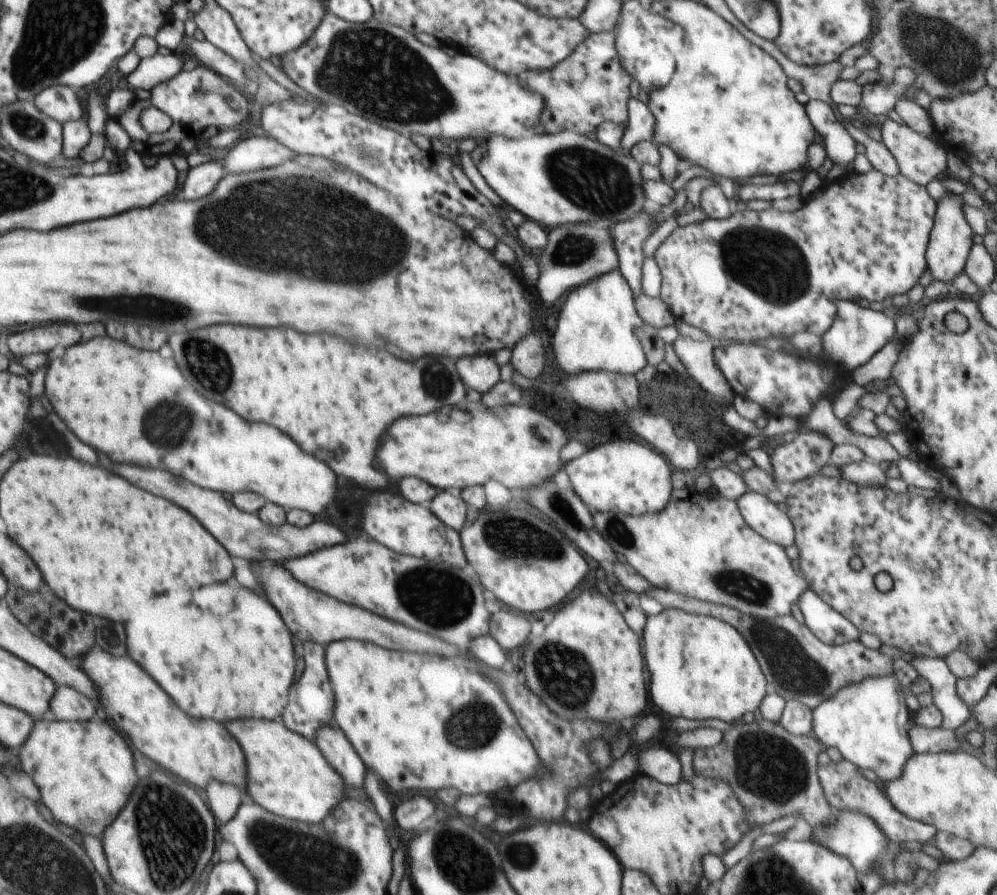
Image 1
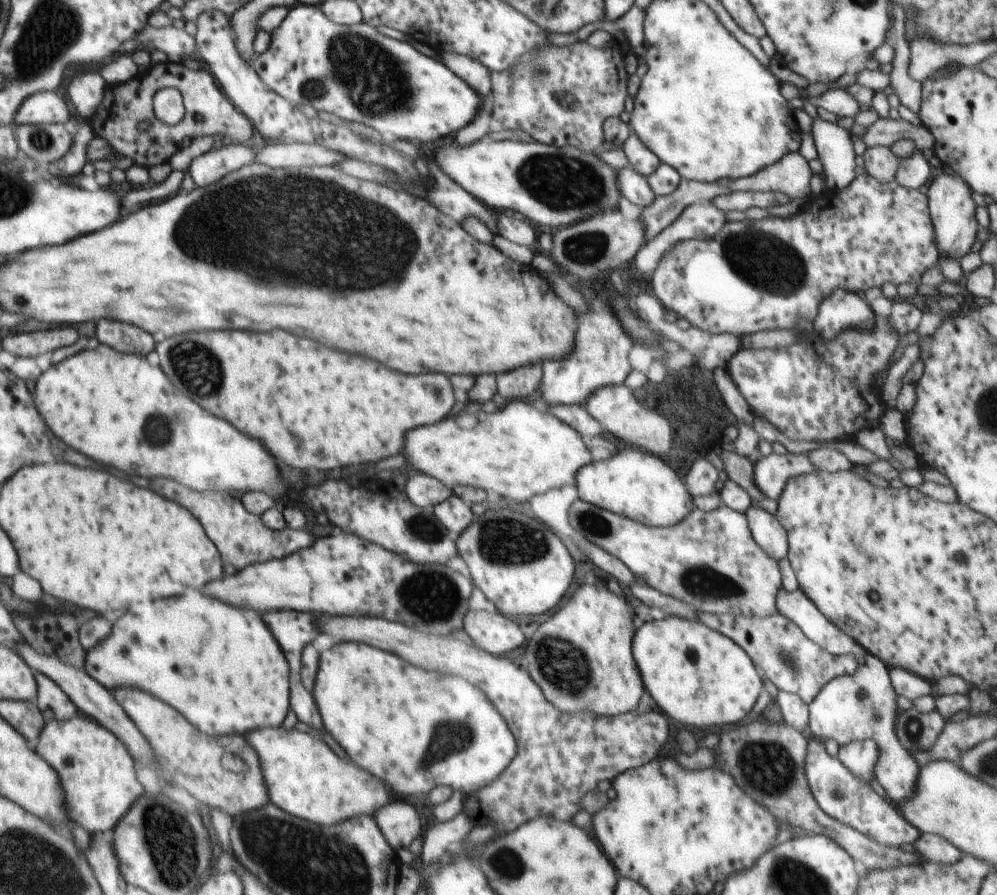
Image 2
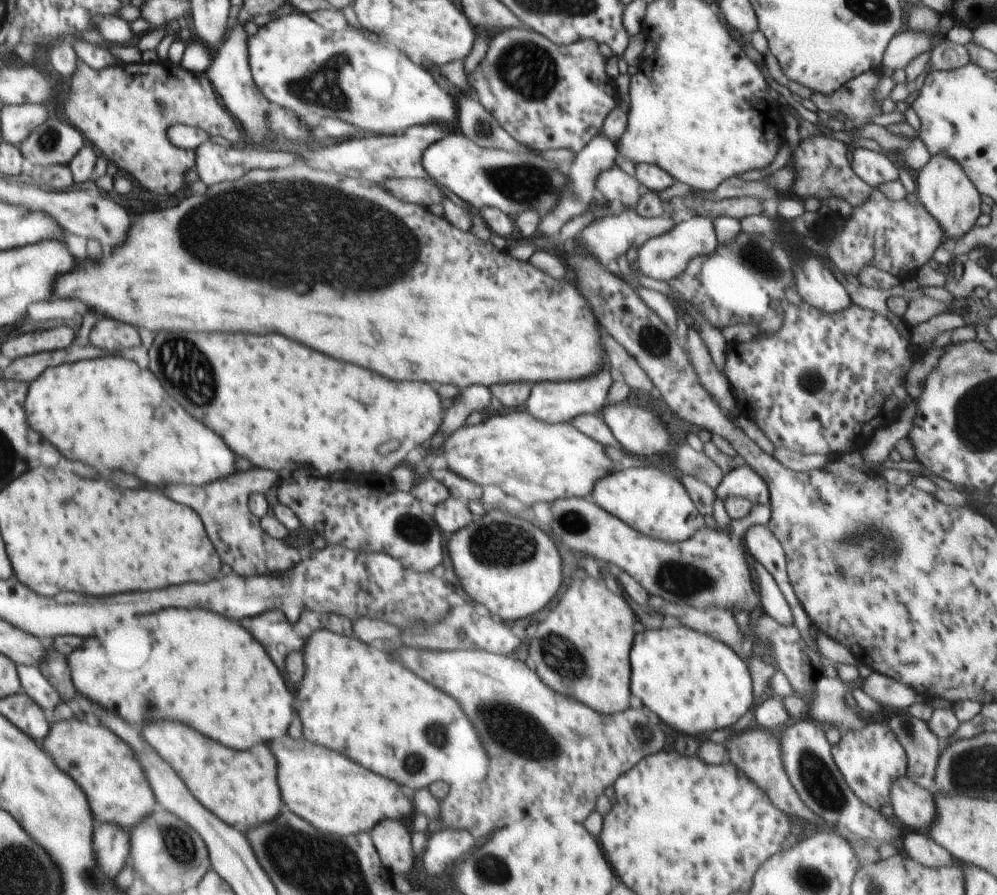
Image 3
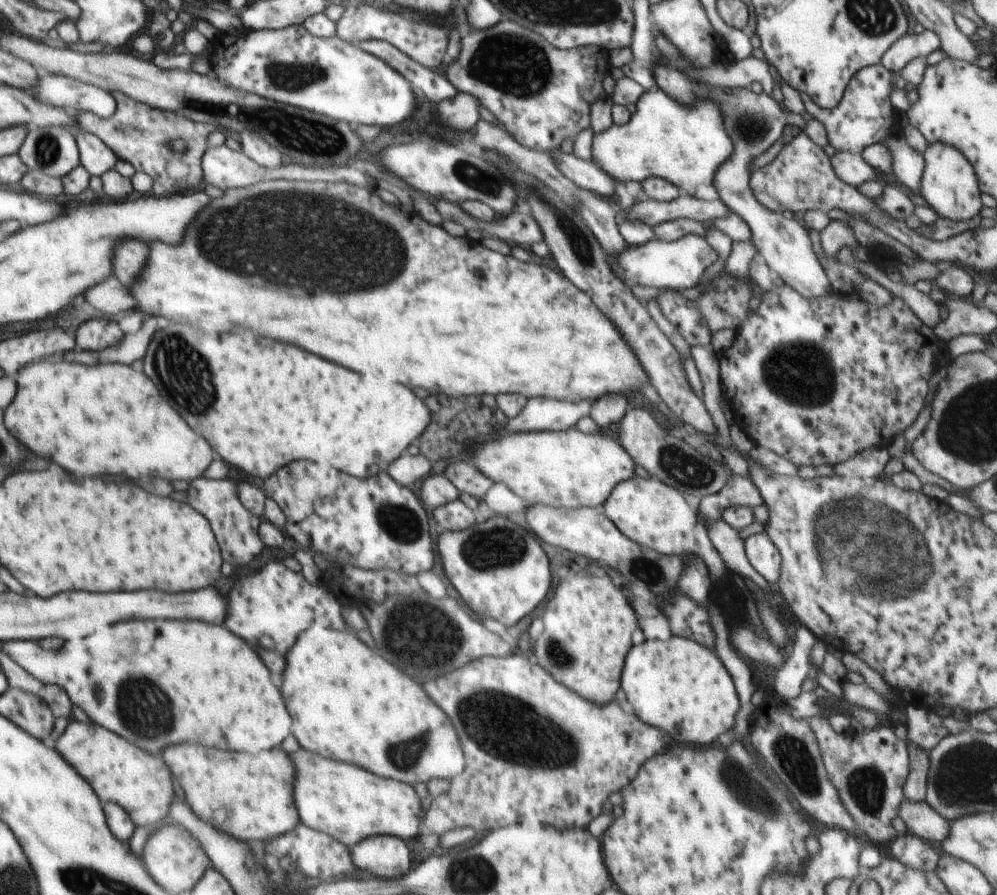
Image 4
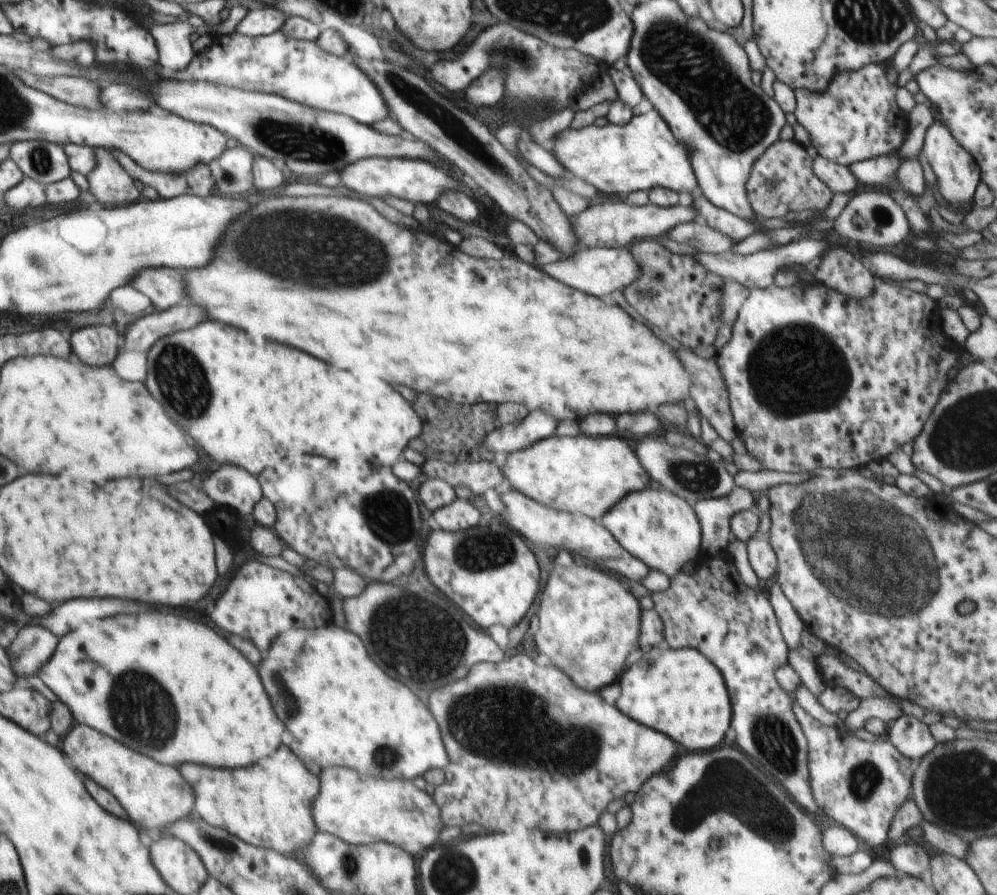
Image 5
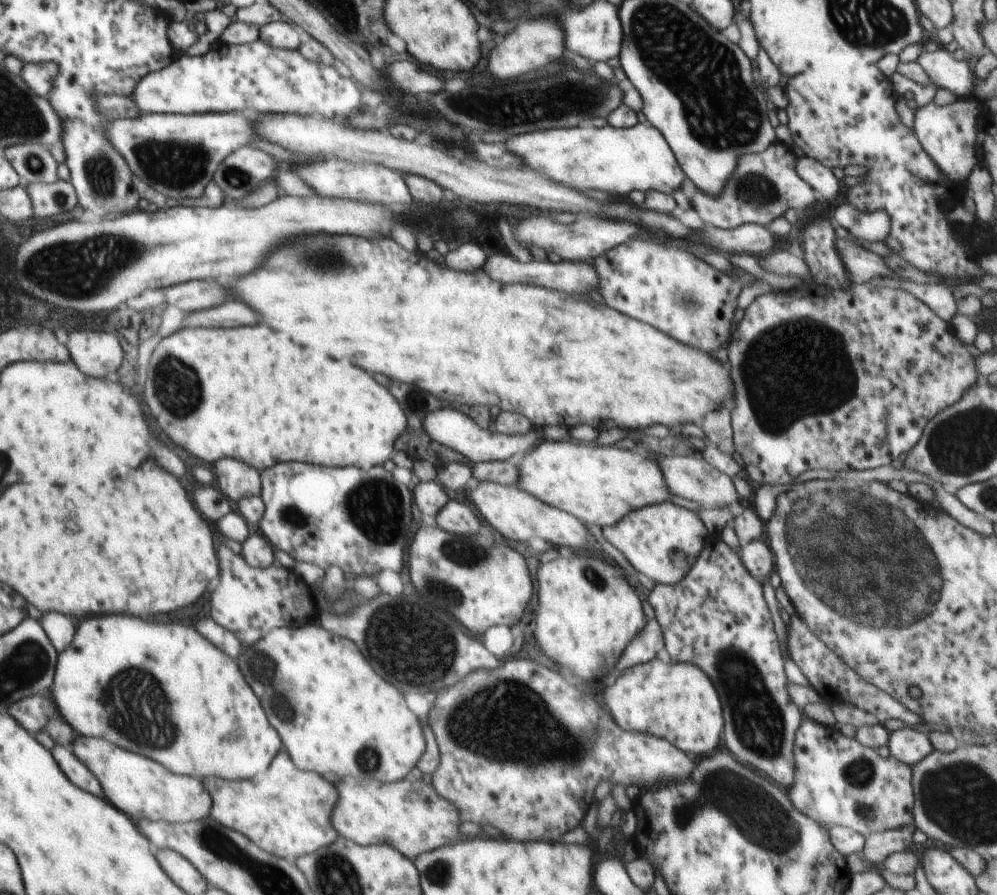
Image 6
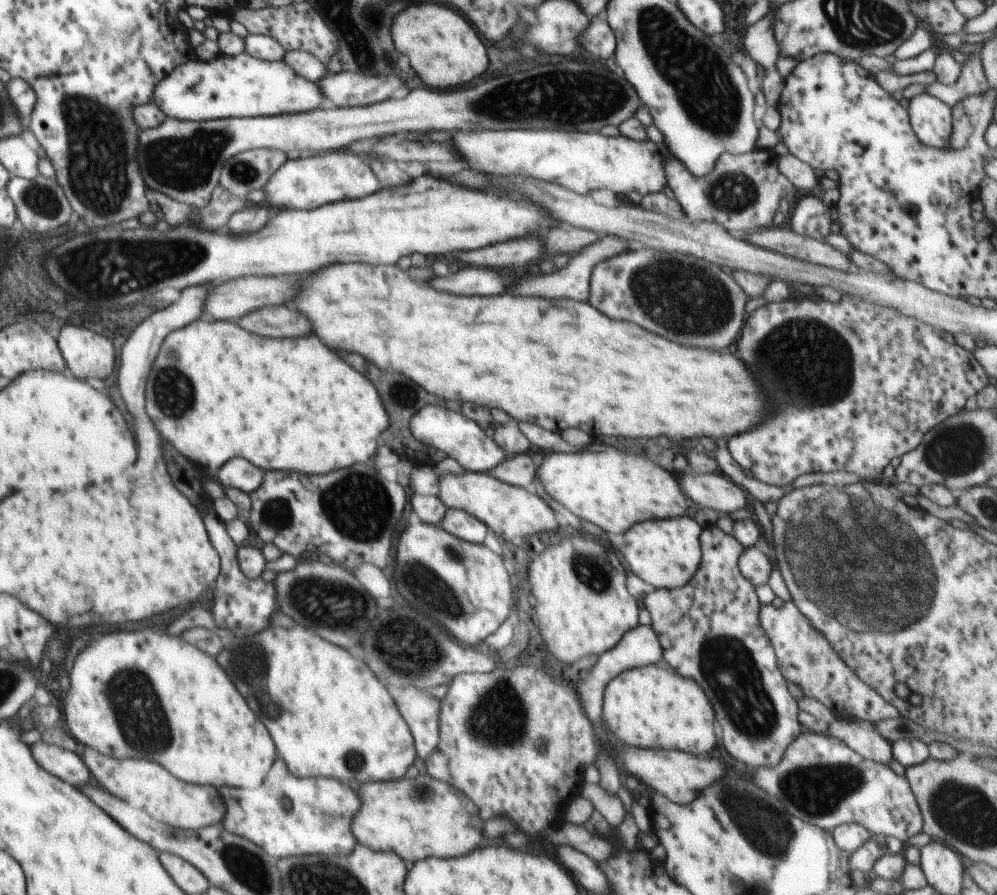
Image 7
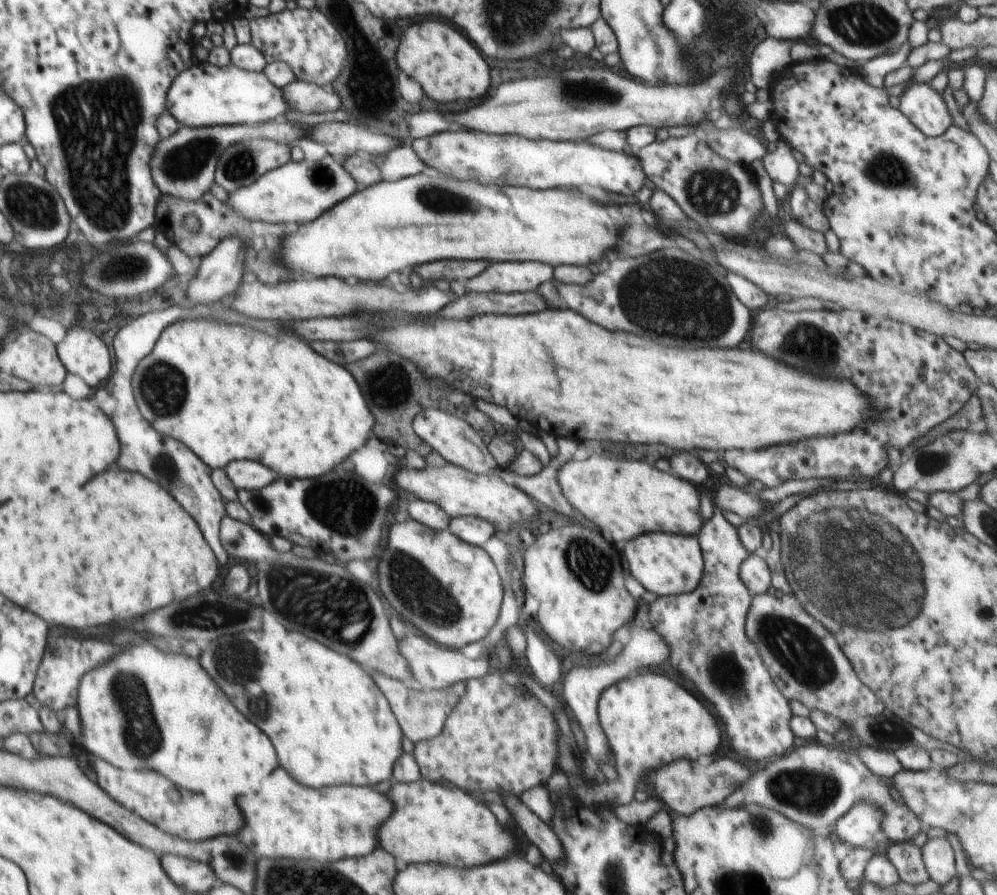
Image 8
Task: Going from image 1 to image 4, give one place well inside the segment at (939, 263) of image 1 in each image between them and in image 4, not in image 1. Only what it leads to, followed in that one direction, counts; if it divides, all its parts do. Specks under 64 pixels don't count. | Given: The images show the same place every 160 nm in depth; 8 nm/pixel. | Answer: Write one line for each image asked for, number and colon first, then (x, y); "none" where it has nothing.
2: (951, 207)
3: (945, 191)
4: (949, 185)

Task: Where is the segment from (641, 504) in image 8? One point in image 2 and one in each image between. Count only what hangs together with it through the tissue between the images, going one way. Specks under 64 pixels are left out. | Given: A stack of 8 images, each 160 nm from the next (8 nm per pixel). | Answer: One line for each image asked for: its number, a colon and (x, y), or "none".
2: (521, 442)
3: (543, 462)
4: (567, 469)
5: (585, 475)
6: (599, 485)
7: (613, 489)

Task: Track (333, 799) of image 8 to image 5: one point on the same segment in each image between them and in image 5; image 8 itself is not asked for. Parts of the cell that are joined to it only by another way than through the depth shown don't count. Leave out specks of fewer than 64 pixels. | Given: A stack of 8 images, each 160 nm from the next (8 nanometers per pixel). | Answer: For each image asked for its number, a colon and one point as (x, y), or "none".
5: (269, 805)
6: (286, 811)
7: (288, 816)

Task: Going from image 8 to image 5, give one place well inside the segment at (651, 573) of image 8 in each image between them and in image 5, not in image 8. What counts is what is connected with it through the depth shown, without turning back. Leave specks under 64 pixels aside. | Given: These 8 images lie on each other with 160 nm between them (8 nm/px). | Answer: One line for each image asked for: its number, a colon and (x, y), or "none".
5: (661, 529)
6: (663, 541)
7: (666, 553)

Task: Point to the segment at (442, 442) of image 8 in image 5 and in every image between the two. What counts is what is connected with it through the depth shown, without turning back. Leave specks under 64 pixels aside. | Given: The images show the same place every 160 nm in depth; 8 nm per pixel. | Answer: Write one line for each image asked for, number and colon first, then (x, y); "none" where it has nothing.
5: (509, 438)
6: (463, 436)
7: (462, 439)

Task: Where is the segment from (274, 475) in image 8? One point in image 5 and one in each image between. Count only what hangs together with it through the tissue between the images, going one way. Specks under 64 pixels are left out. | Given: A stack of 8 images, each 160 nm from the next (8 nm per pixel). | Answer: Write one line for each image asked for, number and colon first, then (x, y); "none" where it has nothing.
5: (232, 487)
6: (236, 479)
7: (239, 473)

